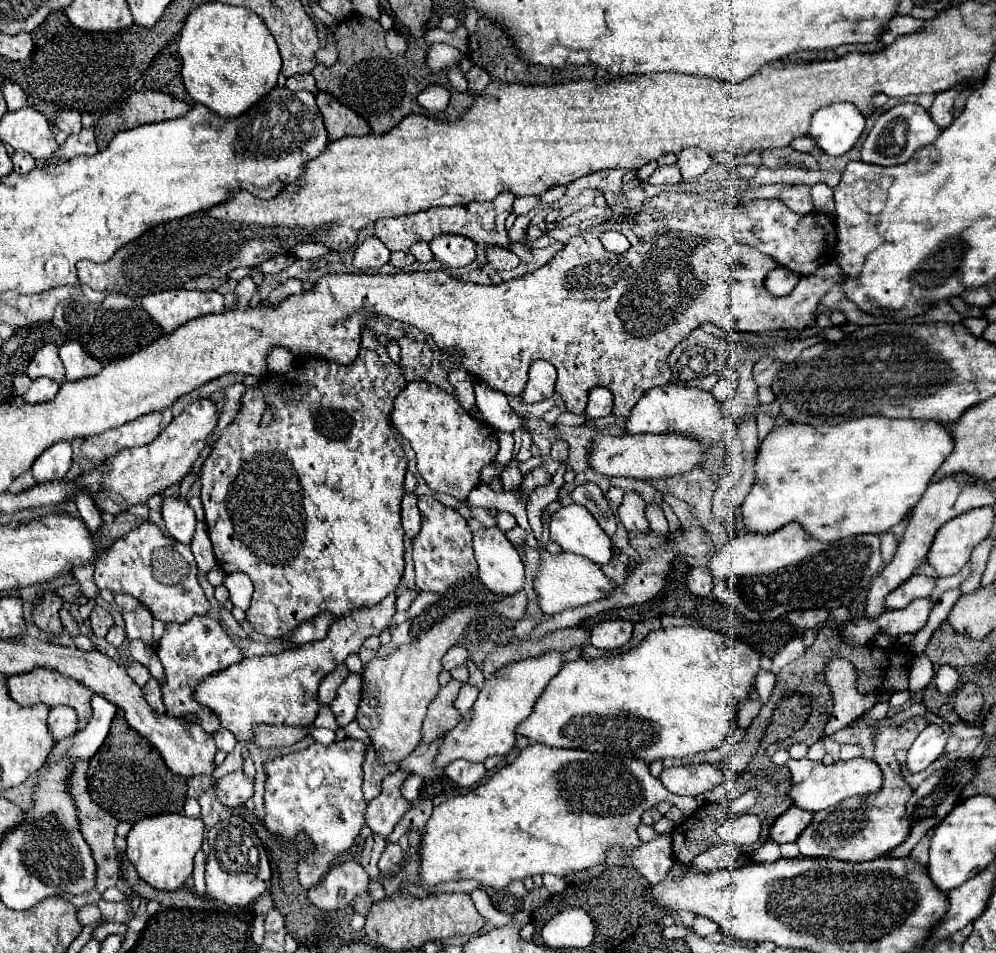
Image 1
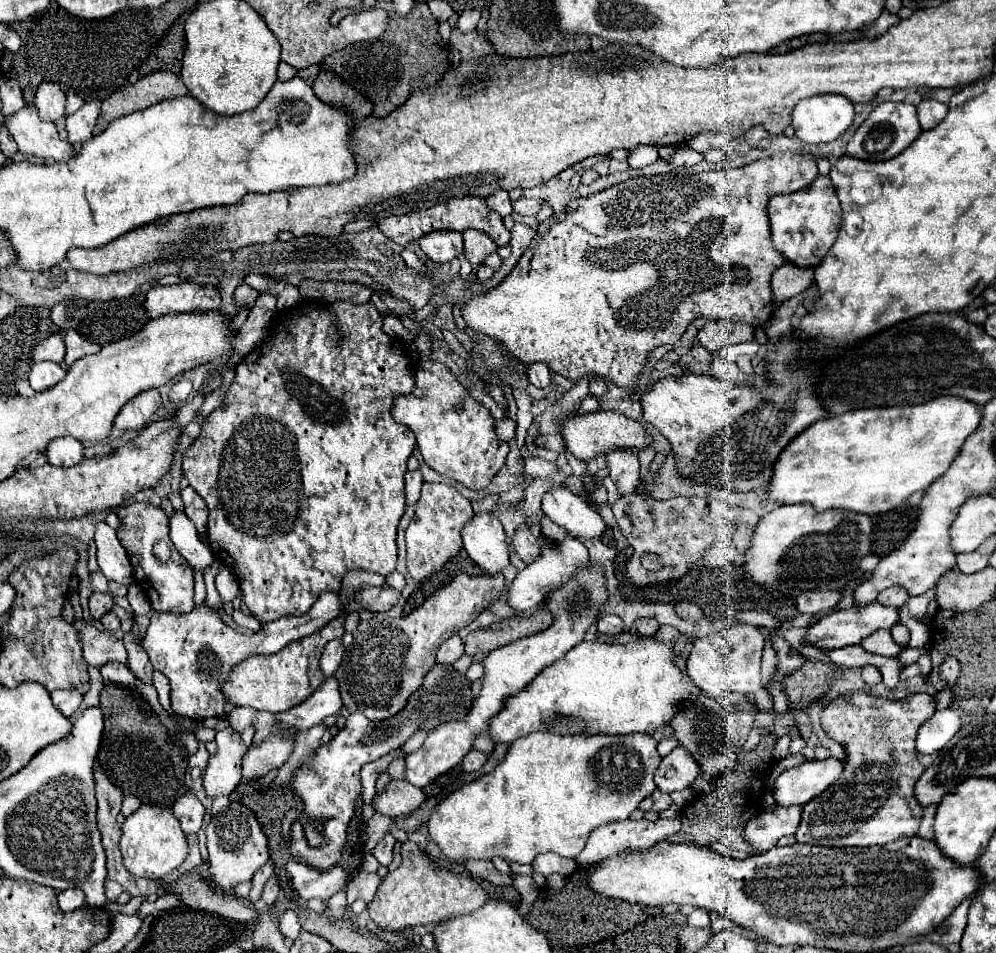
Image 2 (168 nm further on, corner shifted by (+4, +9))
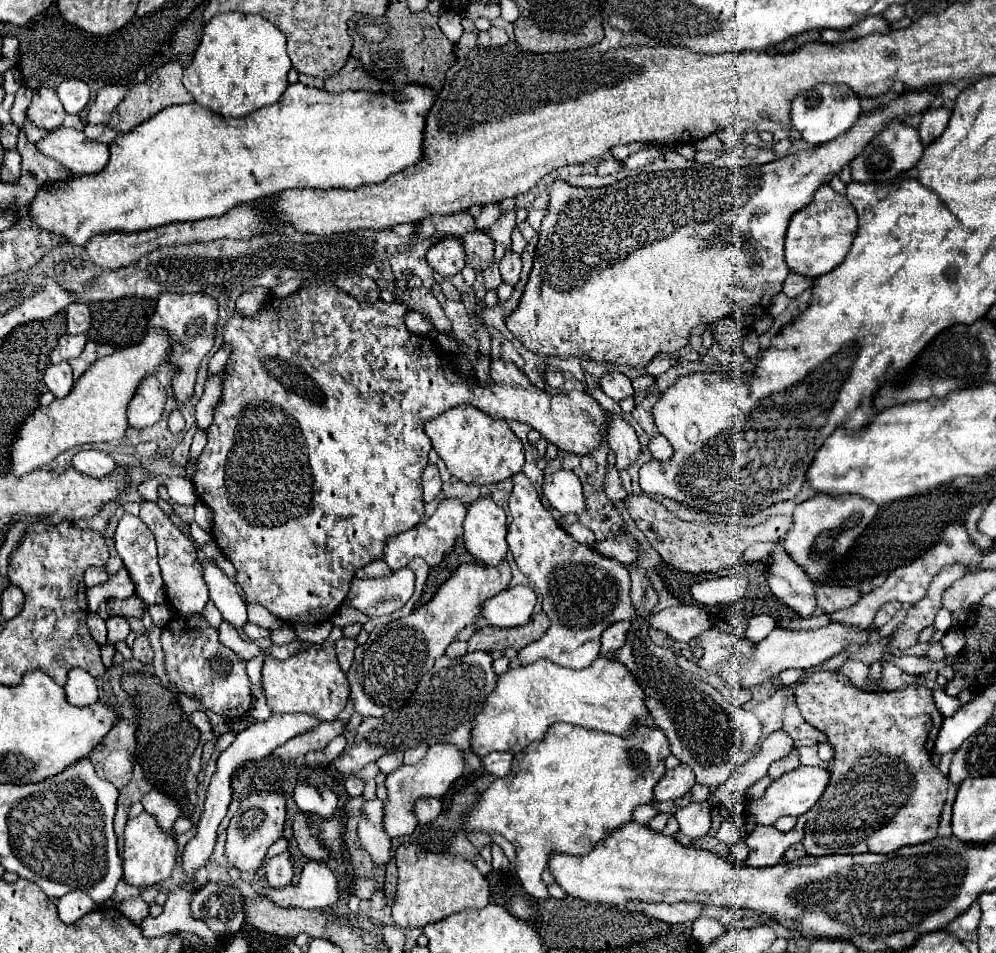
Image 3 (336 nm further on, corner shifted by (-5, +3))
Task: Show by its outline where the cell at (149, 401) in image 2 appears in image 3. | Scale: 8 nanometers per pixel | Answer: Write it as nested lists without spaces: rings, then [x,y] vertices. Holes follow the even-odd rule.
[[[140,382],[128,404],[128,424],[146,428],[160,420],[166,402],[166,390],[160,382]]]

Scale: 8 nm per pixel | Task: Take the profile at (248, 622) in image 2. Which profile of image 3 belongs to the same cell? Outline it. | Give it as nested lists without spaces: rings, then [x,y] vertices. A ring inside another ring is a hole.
[[[286,624],[282,630],[274,630],[272,632],[272,642],[274,644],[280,644],[280,646],[284,646],[286,642],[294,642],[294,640],[298,640],[296,638],[296,632]]]

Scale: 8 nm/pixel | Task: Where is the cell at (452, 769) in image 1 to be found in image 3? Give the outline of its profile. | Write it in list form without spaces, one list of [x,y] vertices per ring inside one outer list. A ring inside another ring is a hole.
[[[492,752],[488,756],[484,756],[484,768],[496,776],[496,778],[502,778],[510,772],[510,764],[512,764],[512,758],[514,754],[512,752]]]

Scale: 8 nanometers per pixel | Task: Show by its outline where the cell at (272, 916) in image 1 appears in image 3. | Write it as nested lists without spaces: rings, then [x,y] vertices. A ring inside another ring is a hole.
[[[282,852],[266,862],[266,880],[272,888],[282,888],[292,882],[294,878],[294,866],[290,860],[290,852]]]

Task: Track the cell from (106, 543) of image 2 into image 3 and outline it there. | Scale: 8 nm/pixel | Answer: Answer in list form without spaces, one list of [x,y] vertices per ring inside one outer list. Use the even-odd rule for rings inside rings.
[[[166,604],[147,606],[147,610],[151,615],[155,626],[164,628],[171,619],[170,607]]]

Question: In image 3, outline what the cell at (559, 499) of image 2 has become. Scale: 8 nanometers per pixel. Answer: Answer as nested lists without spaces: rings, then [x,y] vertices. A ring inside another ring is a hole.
[[[556,470],[544,476],[542,494],[550,502],[550,506],[560,510],[562,514],[580,514],[584,510],[582,484],[572,470]]]

